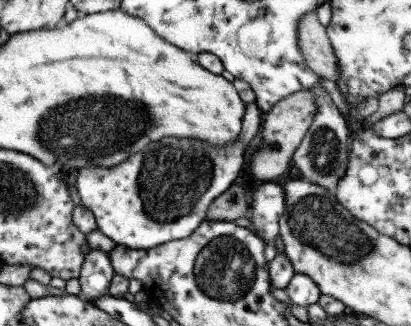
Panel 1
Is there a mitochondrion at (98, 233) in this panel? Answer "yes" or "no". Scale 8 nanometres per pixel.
no

